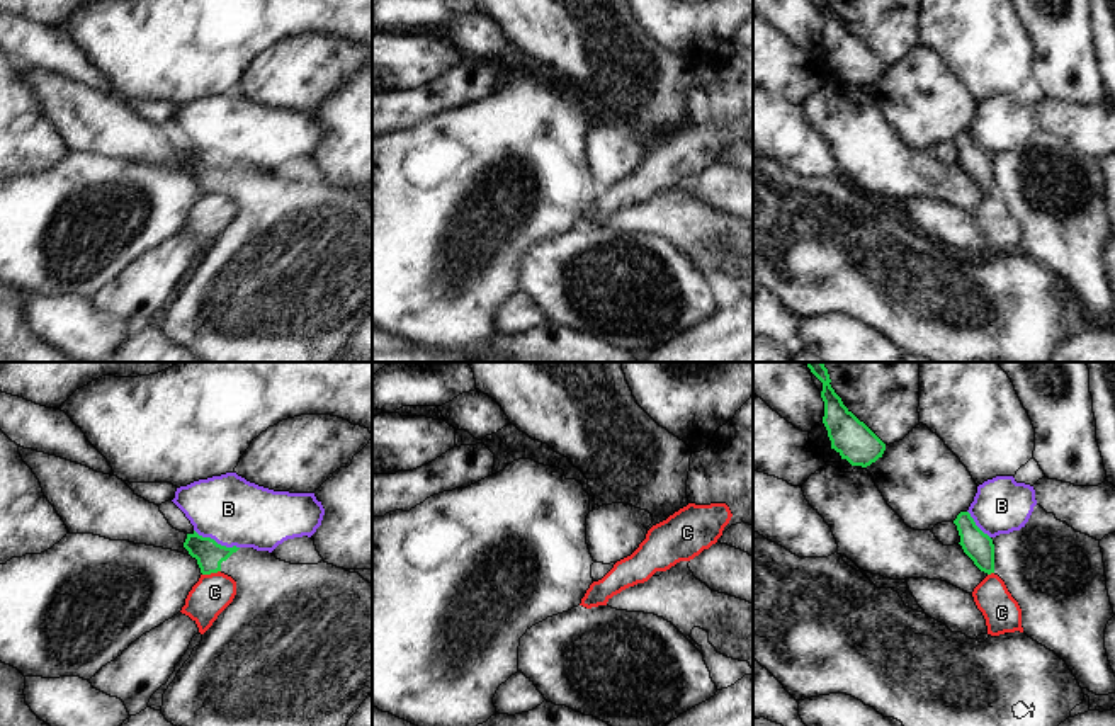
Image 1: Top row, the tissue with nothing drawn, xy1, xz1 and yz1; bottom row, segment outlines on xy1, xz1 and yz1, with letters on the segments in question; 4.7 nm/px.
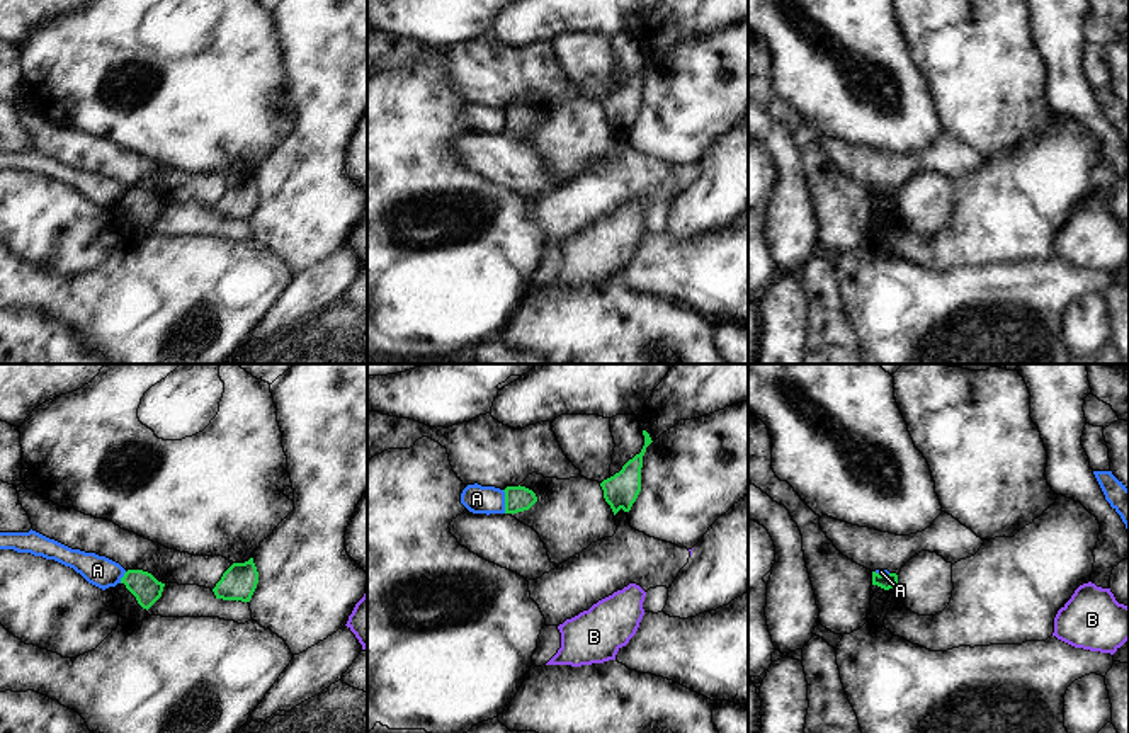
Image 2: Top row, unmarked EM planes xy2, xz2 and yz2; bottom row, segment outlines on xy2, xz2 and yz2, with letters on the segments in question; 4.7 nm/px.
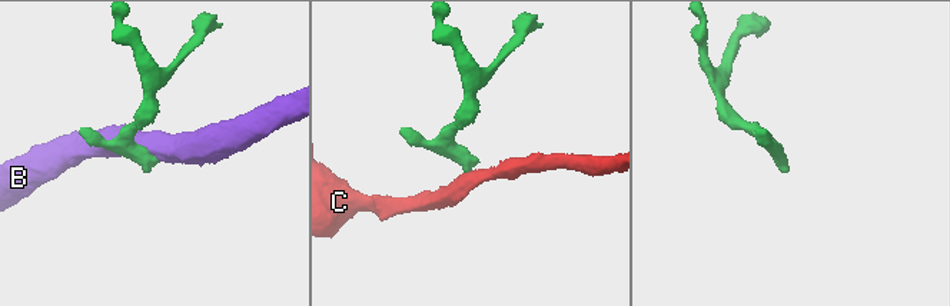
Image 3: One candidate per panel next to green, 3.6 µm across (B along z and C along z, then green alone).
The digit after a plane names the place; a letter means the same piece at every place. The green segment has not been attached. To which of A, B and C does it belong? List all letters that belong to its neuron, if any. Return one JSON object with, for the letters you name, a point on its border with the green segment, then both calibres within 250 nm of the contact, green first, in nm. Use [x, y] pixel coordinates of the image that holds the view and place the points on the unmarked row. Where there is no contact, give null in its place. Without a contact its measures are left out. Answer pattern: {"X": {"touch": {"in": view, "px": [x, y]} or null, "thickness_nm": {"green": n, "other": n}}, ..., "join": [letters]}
{"join": []}

